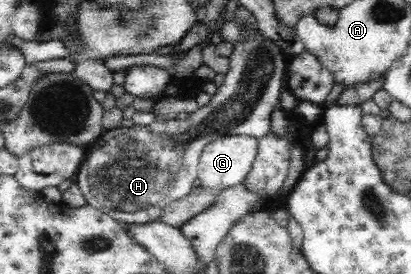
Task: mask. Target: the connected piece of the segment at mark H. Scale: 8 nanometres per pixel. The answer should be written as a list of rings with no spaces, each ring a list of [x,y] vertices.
[[[250,38],[242,44],[235,44],[234,52],[229,56],[229,71],[224,82],[217,88],[208,104],[190,114],[187,120],[174,119],[158,121],[148,126],[134,125],[105,131],[101,137],[87,146],[88,152],[79,166],[74,183],[80,187],[84,198],[90,199],[94,208],[111,216],[123,224],[146,224],[158,220],[166,204],[174,202],[192,192],[197,179],[199,158],[203,148],[215,140],[234,135],[261,137],[272,133],[270,121],[272,113],[280,109],[280,95],[285,87],[287,65],[281,48],[271,40]]]

